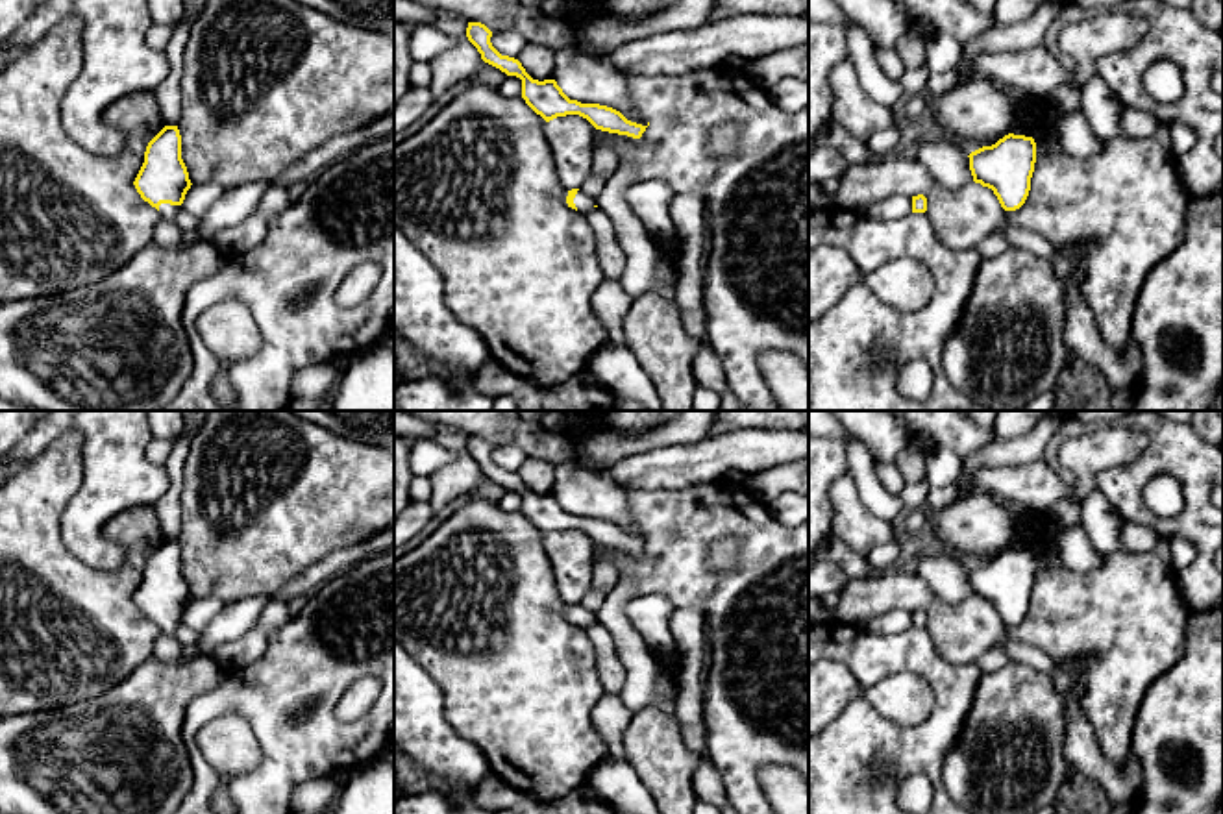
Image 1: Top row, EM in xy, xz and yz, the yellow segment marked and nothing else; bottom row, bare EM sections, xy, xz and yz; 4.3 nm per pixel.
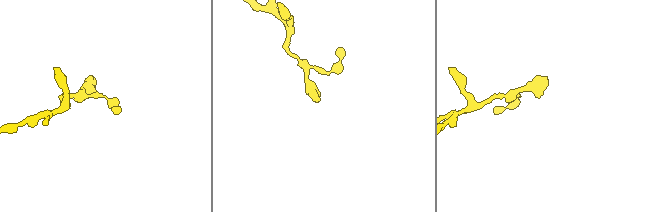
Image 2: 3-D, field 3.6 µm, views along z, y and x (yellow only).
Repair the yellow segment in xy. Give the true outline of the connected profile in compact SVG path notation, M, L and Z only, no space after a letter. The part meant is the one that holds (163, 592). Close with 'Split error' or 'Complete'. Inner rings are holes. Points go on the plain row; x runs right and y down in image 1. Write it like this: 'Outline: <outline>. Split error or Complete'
Outline: M165 540L148 557L144 577L133 599L141 612L161 627L161 633L176 635L176 625L192 599L181 574L178 540Z. Split error

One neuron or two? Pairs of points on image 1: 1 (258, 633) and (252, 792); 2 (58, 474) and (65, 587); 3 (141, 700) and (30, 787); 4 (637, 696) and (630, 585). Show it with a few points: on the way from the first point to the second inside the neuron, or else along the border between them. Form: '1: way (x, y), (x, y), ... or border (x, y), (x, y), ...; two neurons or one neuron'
1: border (285, 624), (271, 633), (259, 657), (222, 668); two neurons
2: way (45, 502), (45, 559); one neuron
3: way (113, 727), (71, 770), (58, 770); one neuron
4: way (637, 668), (637, 659), (617, 622), (617, 613); one neuron

